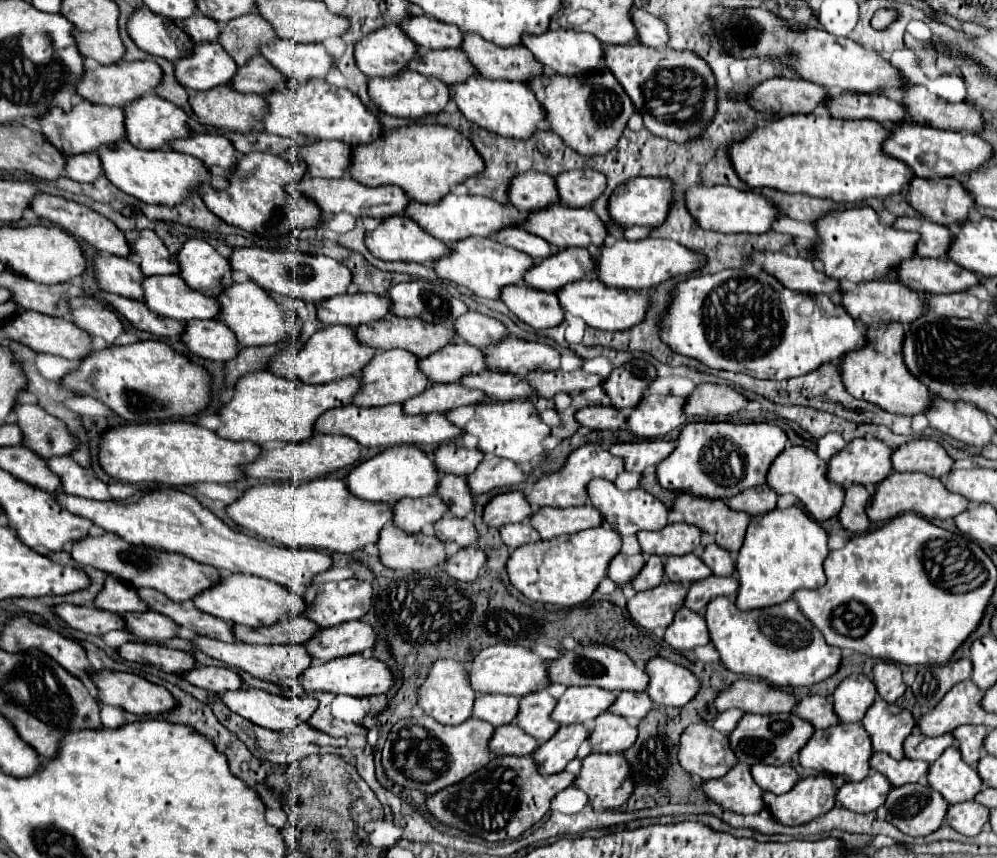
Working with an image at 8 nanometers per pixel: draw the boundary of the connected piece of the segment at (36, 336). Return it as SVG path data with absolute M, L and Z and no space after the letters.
M20 312L16 318L12 318L6 324L6 328L2 328L2 332L12 340L18 340L30 346L34 352L46 352L46 354L68 358L68 360L82 360L88 354L92 354L90 334L66 318L54 318L54 316L46 316L38 312Z

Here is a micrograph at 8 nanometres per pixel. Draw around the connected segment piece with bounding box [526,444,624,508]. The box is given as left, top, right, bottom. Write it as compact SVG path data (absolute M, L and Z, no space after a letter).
M586 444L568 456L568 464L562 470L558 470L554 474L546 474L542 480L538 480L532 486L532 494L526 498L530 500L530 504L534 504L534 508L540 508L540 506L554 506L554 508L584 506L588 502L586 486L590 480L604 478L604 480L614 482L620 472L624 472L624 460L622 458L612 456L600 444Z

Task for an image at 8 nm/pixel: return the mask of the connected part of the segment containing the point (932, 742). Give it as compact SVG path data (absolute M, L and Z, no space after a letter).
M914 730L908 738L906 738L906 744L904 744L904 752L908 758L912 760L924 760L924 762L936 762L942 752L946 748L950 748L954 744L954 736L952 734L946 734L946 736L936 736L936 738L930 738L918 730Z

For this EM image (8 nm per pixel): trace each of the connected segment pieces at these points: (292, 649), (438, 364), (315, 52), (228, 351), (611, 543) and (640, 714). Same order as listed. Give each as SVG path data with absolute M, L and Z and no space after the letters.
M198 638L194 640L194 644L198 646L198 650L206 652L210 658L222 660L226 664L230 664L232 668L240 668L248 674L252 674L254 678L260 680L286 680L286 678L300 678L302 672L312 664L312 656L308 654L308 650L304 646L256 646L256 644L246 644L246 642L234 642L234 644L226 644L220 640L212 640L212 638Z
M466 342L448 344L434 356L422 360L422 372L426 372L432 382L460 382L460 378L468 374L480 374L484 370L484 352Z
M276 38L260 46L260 54L282 74L296 80L326 78L332 66L332 56L322 44L304 44L290 38Z
M194 320L194 324L186 324L182 340L196 356L218 362L236 358L240 350L234 332L218 320Z
M608 526L588 528L574 536L540 540L538 544L526 544L512 552L508 560L508 576L512 586L528 600L570 608L586 602L594 594L608 572L610 560L620 552L620 546L622 538Z
M622 692L614 702L614 708L610 708L610 712L626 716L626 720L630 720L634 726L638 726L638 722L646 718L650 710L654 710L654 702L646 692Z

